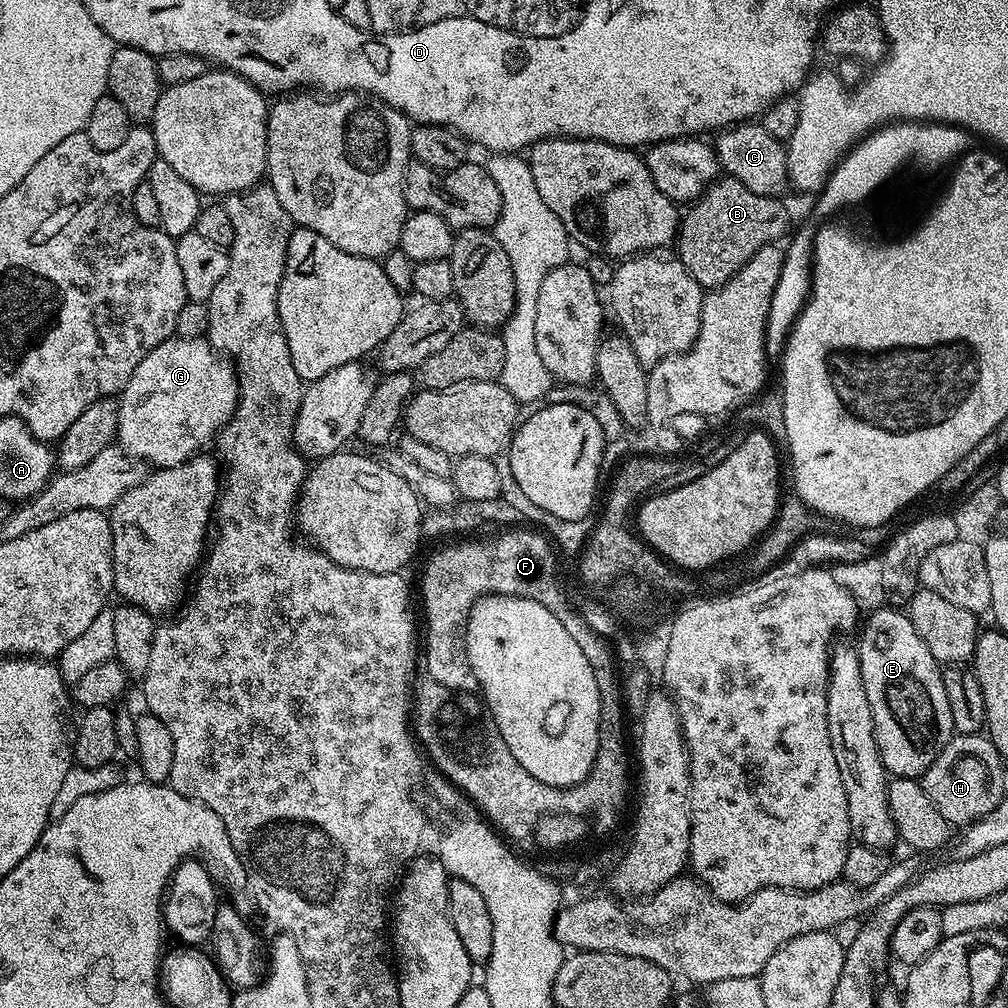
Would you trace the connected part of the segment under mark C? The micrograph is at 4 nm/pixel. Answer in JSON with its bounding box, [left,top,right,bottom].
[714,122,789,197]

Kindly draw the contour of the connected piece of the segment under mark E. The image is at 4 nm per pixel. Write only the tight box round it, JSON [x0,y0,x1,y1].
[858,608,954,778]

